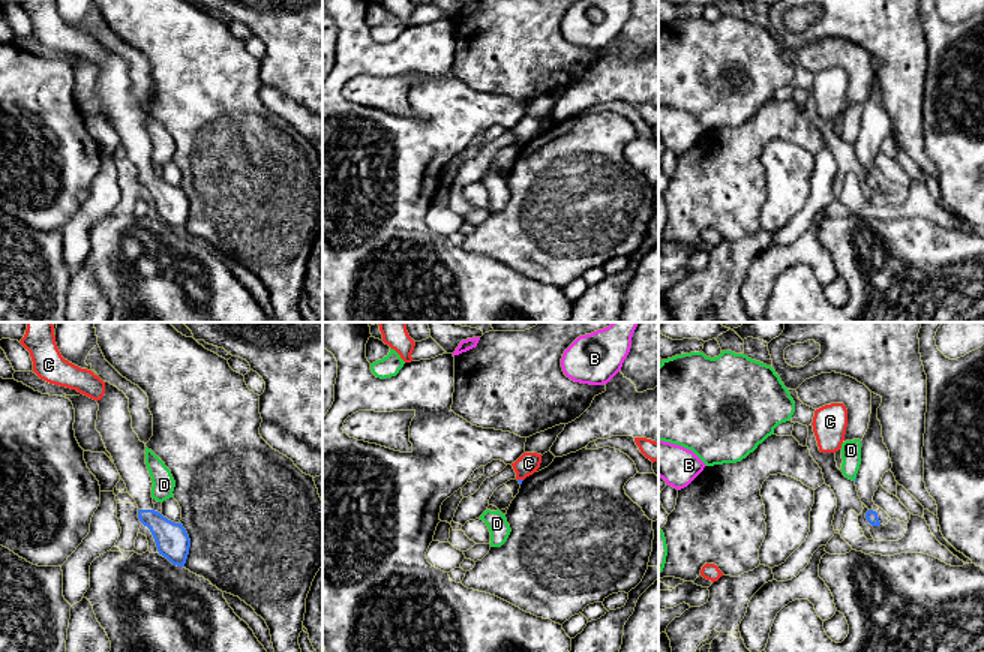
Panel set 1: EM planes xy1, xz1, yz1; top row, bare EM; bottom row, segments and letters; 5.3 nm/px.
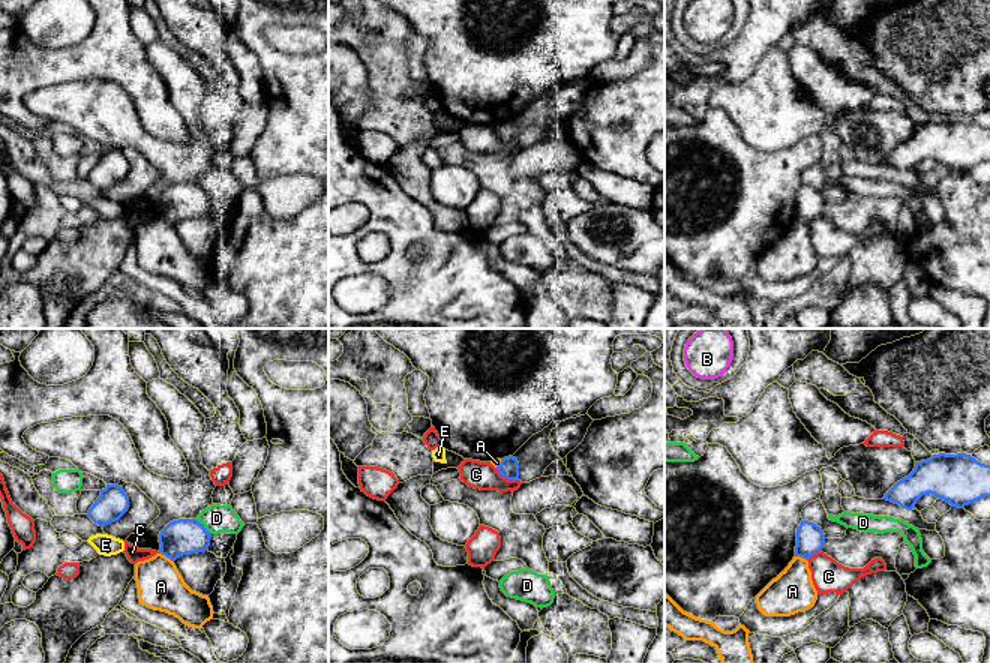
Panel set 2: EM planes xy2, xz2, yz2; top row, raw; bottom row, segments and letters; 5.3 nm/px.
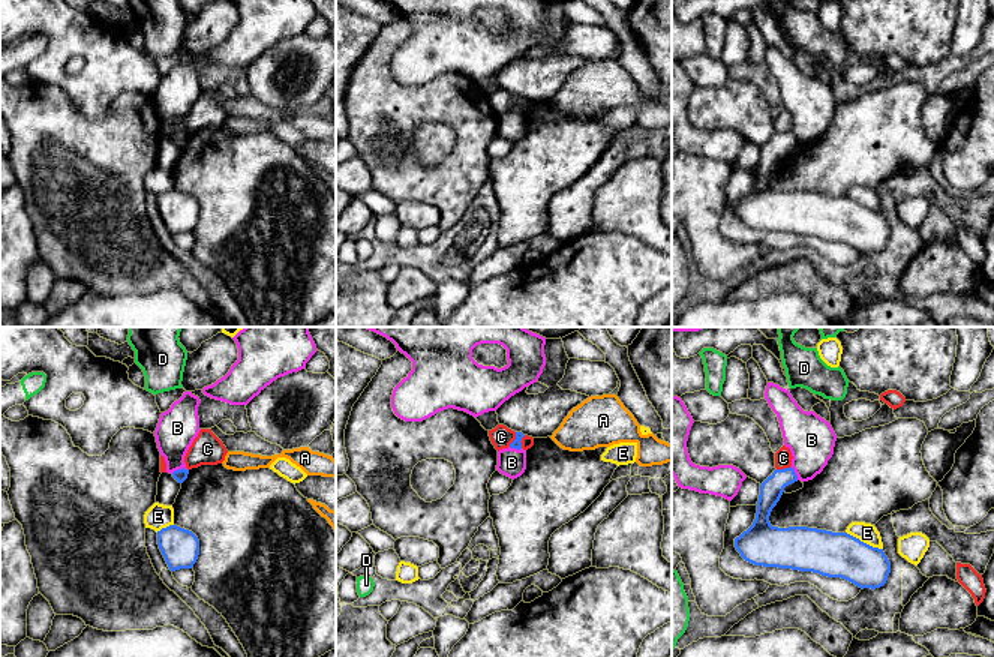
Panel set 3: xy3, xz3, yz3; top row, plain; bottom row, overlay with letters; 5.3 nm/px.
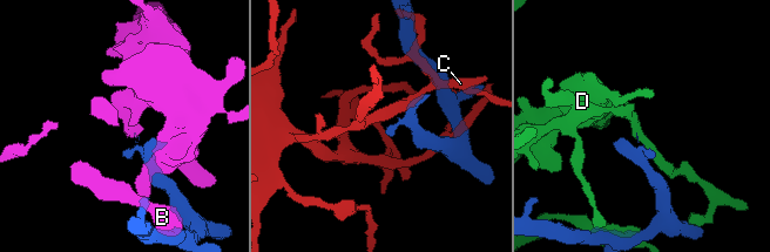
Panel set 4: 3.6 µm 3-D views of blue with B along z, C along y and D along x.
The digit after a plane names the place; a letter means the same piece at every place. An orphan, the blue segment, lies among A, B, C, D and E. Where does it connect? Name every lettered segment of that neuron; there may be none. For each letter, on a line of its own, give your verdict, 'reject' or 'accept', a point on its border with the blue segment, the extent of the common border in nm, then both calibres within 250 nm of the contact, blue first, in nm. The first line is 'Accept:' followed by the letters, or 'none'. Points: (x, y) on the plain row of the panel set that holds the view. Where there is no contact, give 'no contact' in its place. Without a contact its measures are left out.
Accept: none
A: reject | xy2 (167, 221) | 90 nm | 190/240 nm
B: reject | xy3 (179, 134) | 90 nm | 70/220 nm
C: reject | xz2 (507, 143) | 140 nm | 110/150 nm
D: reject | xy2 (203, 191) | 120 nm | 190/150 nm
E: reject | yz3 (862, 206) | 220 nm | 240/110 nm

